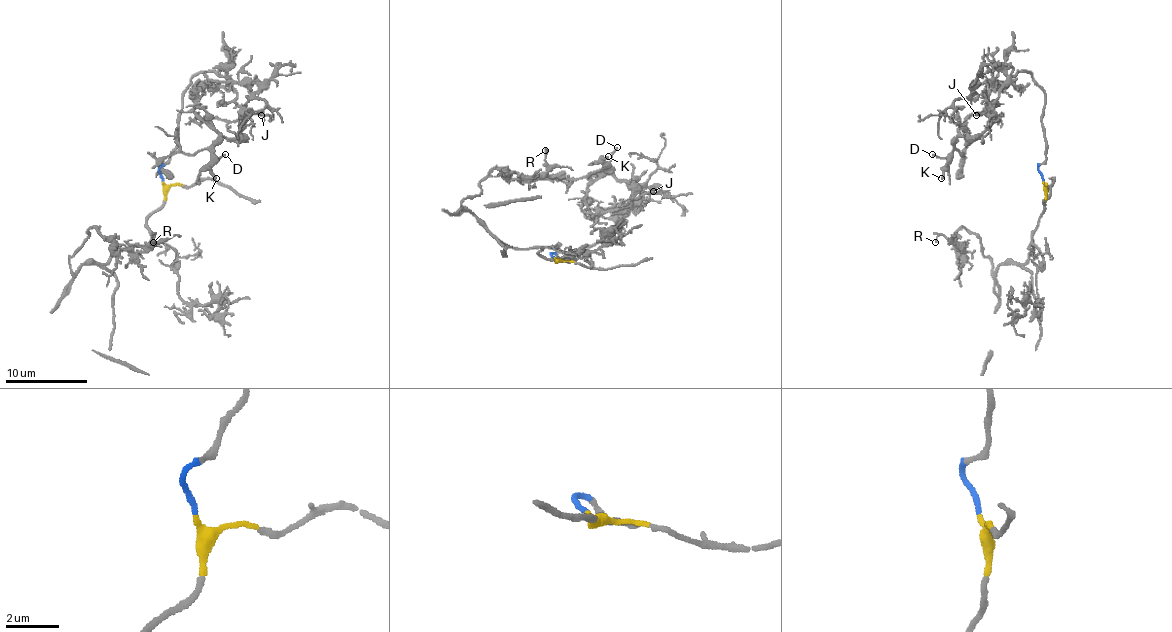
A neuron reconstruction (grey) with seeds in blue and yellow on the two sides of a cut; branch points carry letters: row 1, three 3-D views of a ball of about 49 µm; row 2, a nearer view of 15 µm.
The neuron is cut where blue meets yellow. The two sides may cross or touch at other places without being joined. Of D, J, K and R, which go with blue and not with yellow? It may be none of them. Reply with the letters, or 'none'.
D, J, K

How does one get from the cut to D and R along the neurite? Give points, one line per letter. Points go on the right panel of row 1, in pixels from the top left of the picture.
D: (1042, 180), (1044, 90), (1025, 71), (1001, 90), (990, 123), (959, 137), (945, 158), (933, 154)
R: (1042, 180), (1044, 213), (1023, 263), (995, 273), (966, 228), (953, 236), (959, 248), (943, 234), (935, 242)

